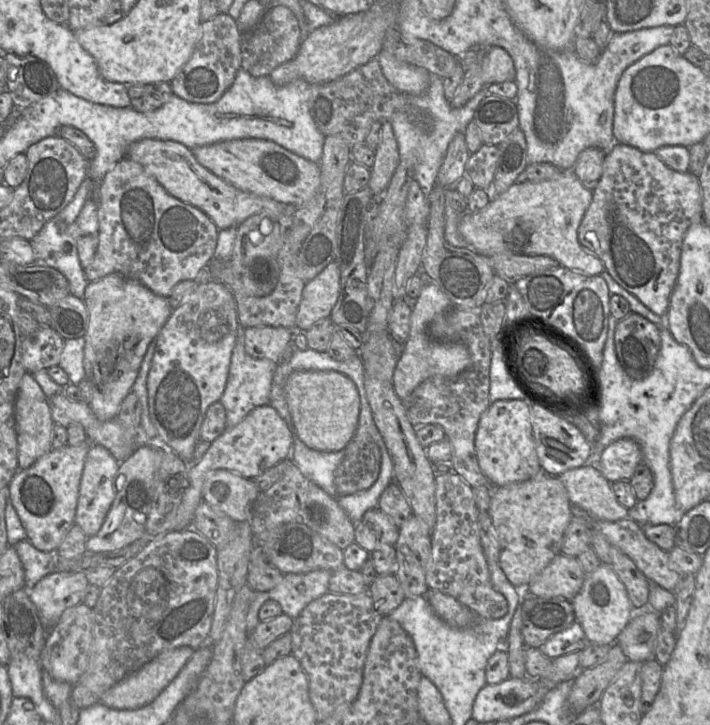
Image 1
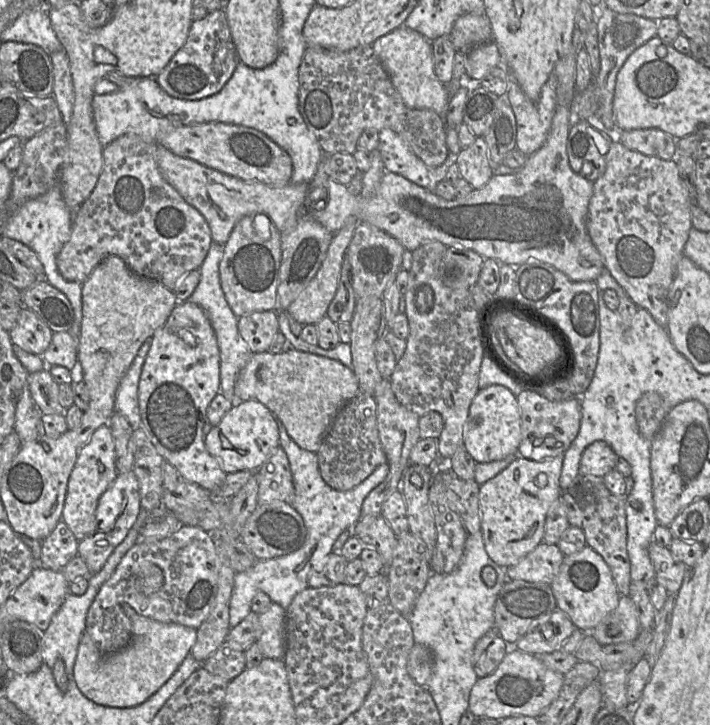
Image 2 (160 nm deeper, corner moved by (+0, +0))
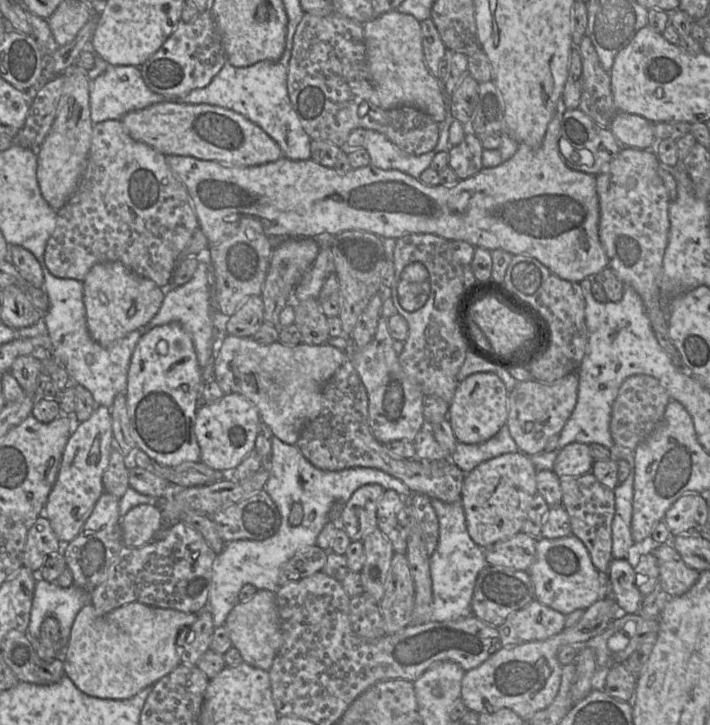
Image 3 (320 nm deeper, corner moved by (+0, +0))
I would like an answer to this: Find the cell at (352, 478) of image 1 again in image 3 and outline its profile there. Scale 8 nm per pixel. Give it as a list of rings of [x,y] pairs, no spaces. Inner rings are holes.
[[[346,359],[323,386],[322,410],[314,420],[305,425],[295,446],[318,469],[324,471],[340,471],[354,467],[373,468],[400,480],[414,494],[423,494],[429,498],[435,498],[446,503],[461,502],[462,504],[462,486],[466,474],[452,463],[451,459],[444,459],[447,460],[444,461],[395,457],[389,454],[384,445],[374,437],[369,425],[367,392],[350,359]]]

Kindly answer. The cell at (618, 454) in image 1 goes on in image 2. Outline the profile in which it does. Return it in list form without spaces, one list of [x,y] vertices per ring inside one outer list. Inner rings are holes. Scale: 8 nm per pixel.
[[[595,441],[584,450],[579,467],[582,476],[604,477],[615,469],[619,456],[604,441]]]

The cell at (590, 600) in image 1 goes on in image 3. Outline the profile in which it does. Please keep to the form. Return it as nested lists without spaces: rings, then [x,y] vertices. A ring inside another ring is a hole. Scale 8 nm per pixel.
[[[573,534],[558,539],[537,538],[536,558],[527,573],[533,583],[536,600],[565,616],[578,609],[586,610],[602,598],[602,574],[594,567],[584,544]]]

